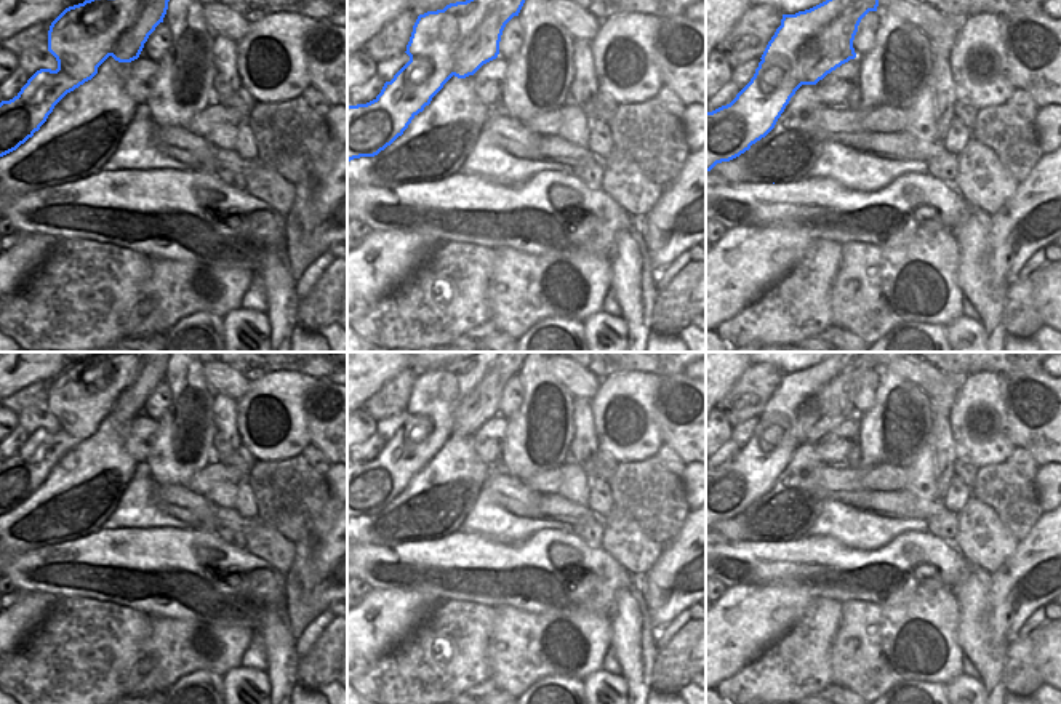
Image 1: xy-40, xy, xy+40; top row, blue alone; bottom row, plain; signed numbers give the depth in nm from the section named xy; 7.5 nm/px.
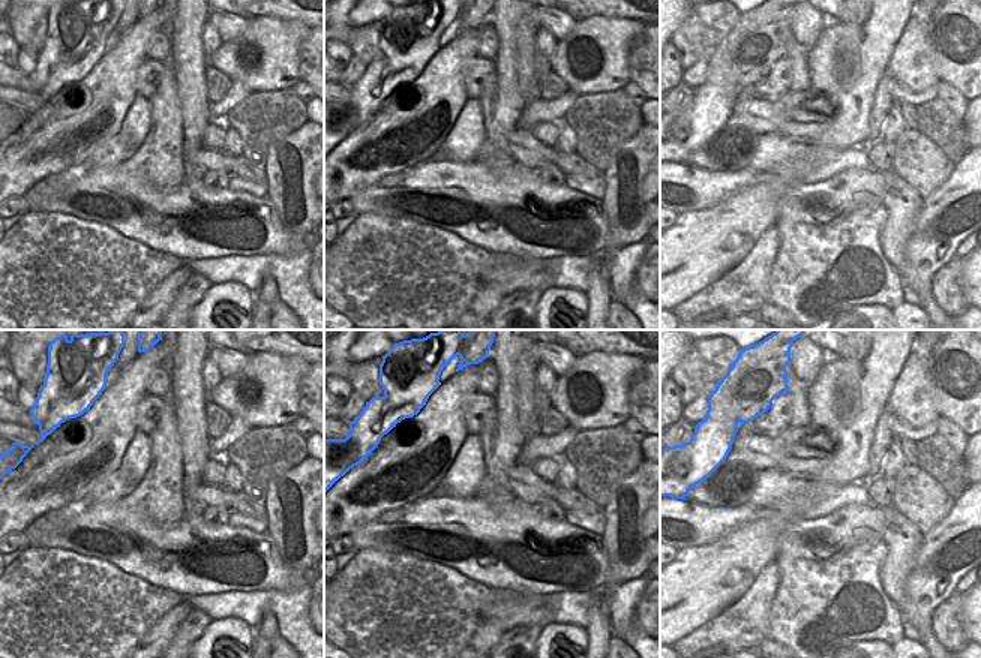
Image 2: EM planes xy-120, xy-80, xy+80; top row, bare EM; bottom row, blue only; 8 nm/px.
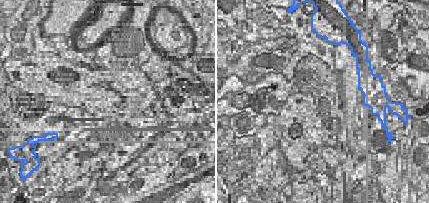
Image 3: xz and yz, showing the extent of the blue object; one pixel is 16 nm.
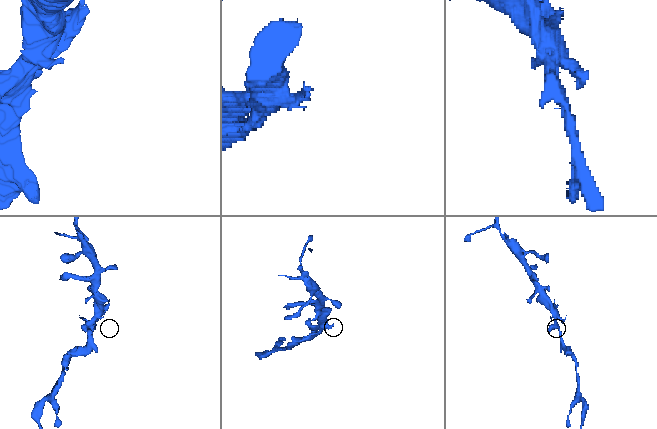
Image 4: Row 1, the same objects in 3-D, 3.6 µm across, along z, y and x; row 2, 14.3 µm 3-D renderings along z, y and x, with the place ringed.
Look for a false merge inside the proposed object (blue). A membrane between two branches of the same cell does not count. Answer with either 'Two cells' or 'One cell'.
One cell.

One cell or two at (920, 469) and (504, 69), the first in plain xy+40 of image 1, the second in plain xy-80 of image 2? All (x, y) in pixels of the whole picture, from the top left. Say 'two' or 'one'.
one

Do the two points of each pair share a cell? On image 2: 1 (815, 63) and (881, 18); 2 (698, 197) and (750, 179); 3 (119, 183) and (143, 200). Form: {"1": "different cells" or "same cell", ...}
{"1": "same cell", "2": "same cell", "3": "same cell"}

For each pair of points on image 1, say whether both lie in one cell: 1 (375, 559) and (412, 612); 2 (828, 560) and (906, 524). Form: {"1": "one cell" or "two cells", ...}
{"1": "two cells", "2": "two cells"}

